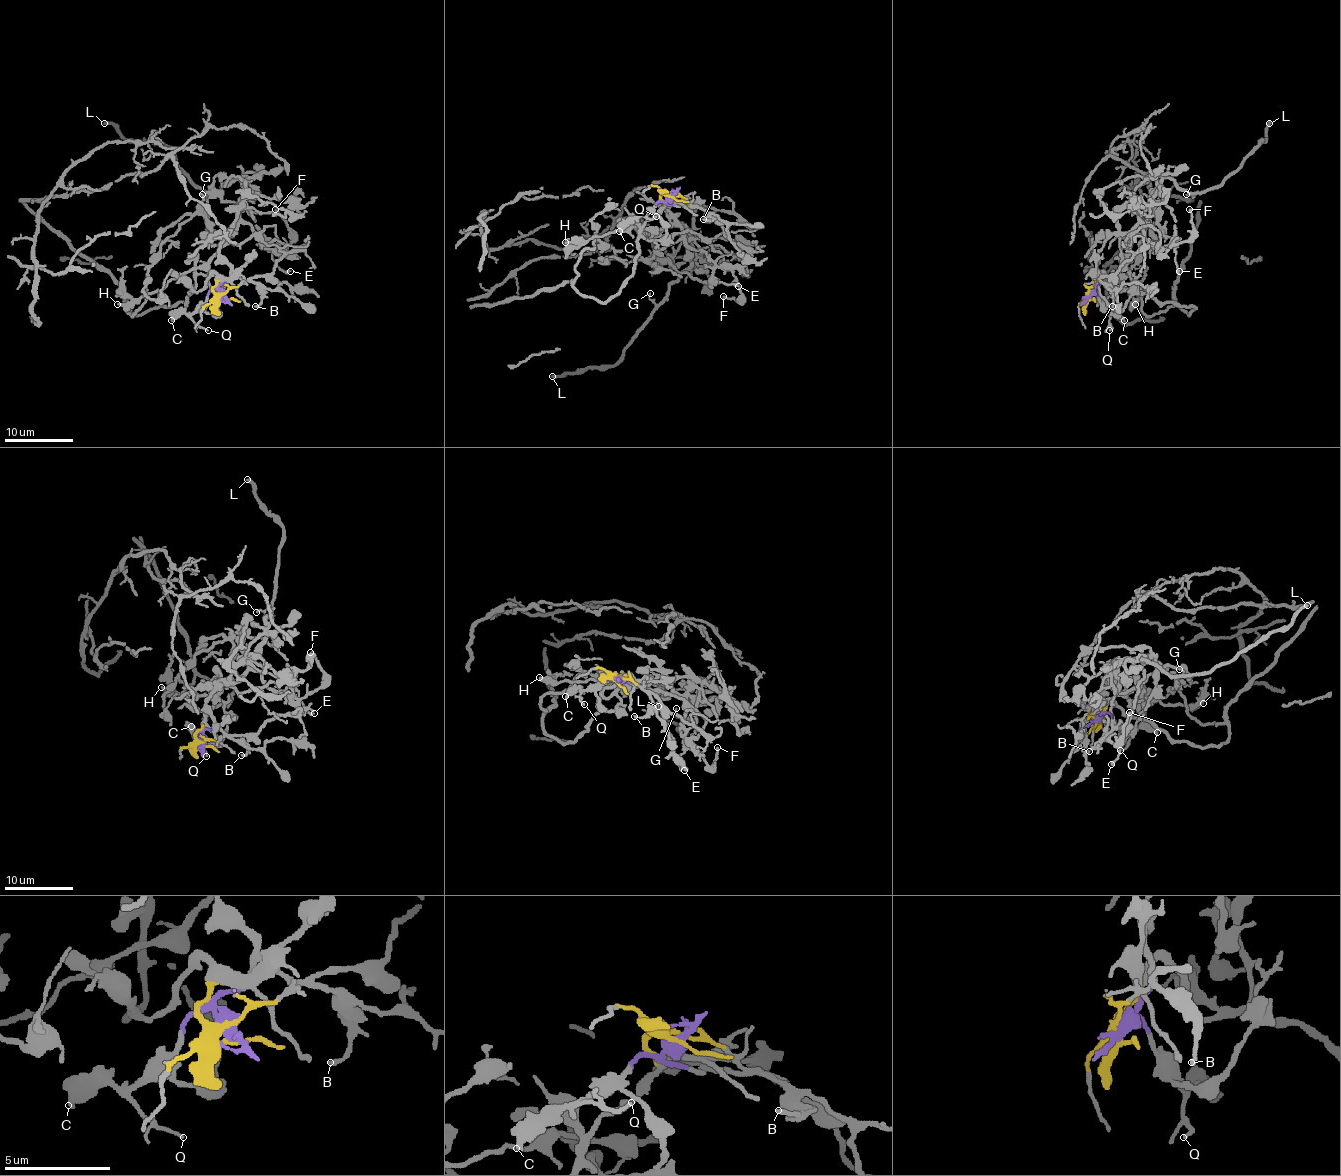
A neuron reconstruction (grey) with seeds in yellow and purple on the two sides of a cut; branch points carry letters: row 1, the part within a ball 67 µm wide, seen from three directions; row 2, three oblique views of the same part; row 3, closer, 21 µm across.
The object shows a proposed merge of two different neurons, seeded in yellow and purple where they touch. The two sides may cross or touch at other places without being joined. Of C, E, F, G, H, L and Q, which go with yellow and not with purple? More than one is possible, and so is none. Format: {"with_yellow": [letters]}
{"with_yellow": []}

